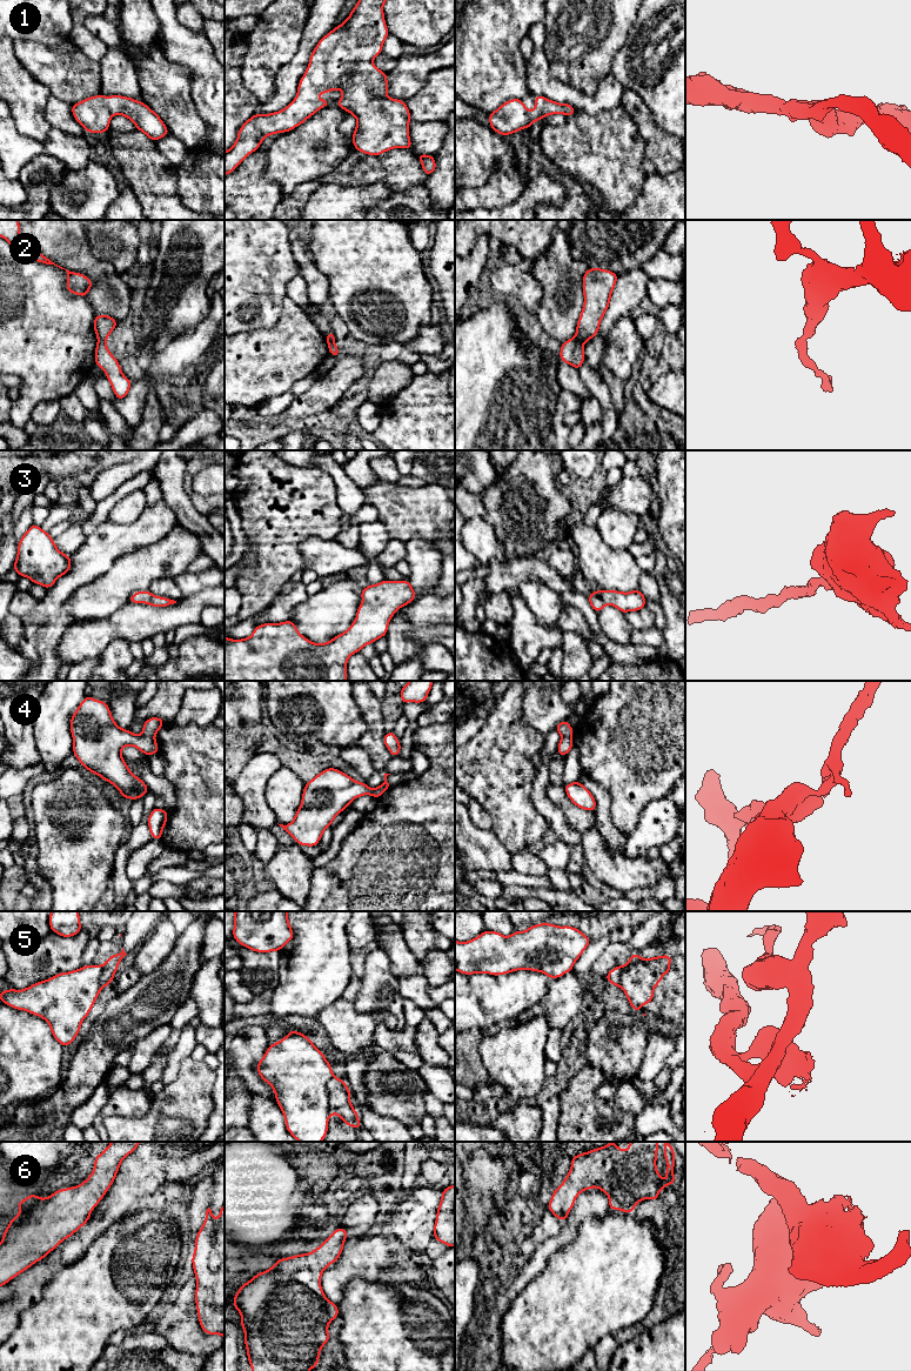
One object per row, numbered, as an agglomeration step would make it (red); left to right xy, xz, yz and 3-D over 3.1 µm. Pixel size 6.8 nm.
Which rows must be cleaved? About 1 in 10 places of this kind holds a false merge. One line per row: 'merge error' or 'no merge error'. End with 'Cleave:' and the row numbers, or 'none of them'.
1: no merge error
2: merge error
3: no merge error
4: merge error
5: merge error
6: no merge error
Cleave: 2, 4, 5

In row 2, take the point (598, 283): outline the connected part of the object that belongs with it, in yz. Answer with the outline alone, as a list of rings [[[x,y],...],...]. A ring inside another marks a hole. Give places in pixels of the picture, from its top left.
[[[589,268],[583,275],[583,309],[576,326],[576,337],[587,342],[597,335],[610,305],[618,275],[602,268]]]

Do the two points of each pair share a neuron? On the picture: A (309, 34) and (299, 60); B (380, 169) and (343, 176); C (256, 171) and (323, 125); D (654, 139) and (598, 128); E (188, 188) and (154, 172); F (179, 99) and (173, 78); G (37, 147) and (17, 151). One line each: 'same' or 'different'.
A: same
B: same
C: different
D: different
E: different
F: same
G: same

